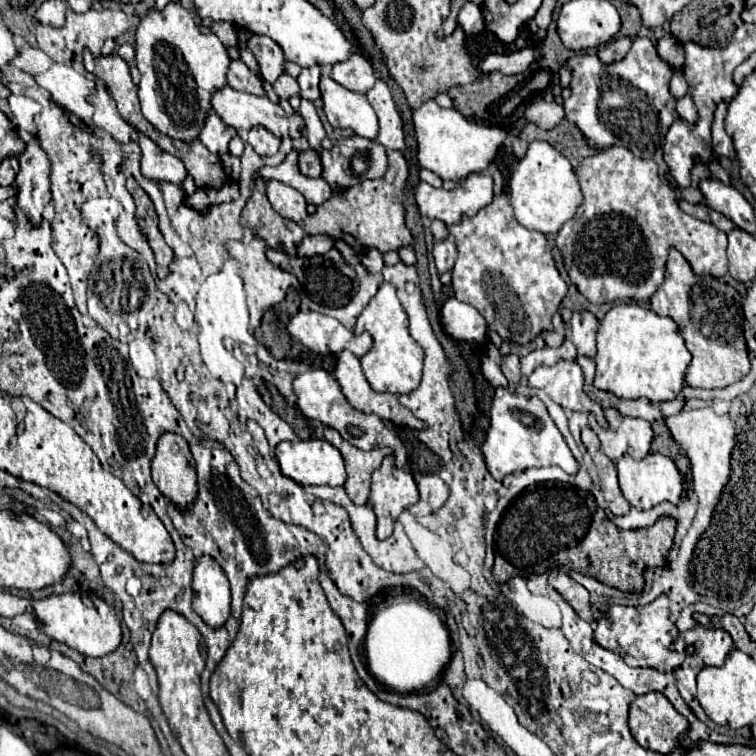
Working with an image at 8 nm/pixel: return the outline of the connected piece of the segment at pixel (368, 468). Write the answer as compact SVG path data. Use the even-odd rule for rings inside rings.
M327 427L325 429L325 439L335 445L343 459L345 459L345 467L347 467L347 481L345 481L345 491L349 495L349 499L355 505L367 505L367 497L369 497L369 485L371 485L371 473L381 465L381 461L387 455L393 455L393 451L389 447L379 447L379 449L371 449L371 451L361 451L357 447L353 447L351 443L347 443L335 429Z

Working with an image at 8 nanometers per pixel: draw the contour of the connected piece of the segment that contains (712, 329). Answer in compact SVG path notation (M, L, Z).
M675 249L669 253L665 281L651 297L651 309L657 315L671 317L693 359L689 363L685 383L701 389L721 389L741 381L749 373L749 355L743 339L743 307L741 295L715 277L697 277L683 255Z

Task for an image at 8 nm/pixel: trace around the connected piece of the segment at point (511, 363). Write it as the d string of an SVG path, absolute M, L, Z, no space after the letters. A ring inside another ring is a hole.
M505 355L505 357L503 357L503 363L501 363L501 371L503 371L503 375L507 377L509 387L513 389L513 387L519 383L519 379L521 379L519 357L517 357L517 355Z

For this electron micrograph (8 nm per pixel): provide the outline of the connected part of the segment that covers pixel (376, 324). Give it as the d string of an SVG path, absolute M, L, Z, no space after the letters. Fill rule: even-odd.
M383 283L377 291L377 295L371 299L371 303L365 307L365 311L359 315L355 333L371 333L373 347L361 357L363 373L377 393L411 393L421 383L421 371L423 371L423 349L415 343L415 339L409 335L409 323L405 309L395 293L395 287L391 283Z

